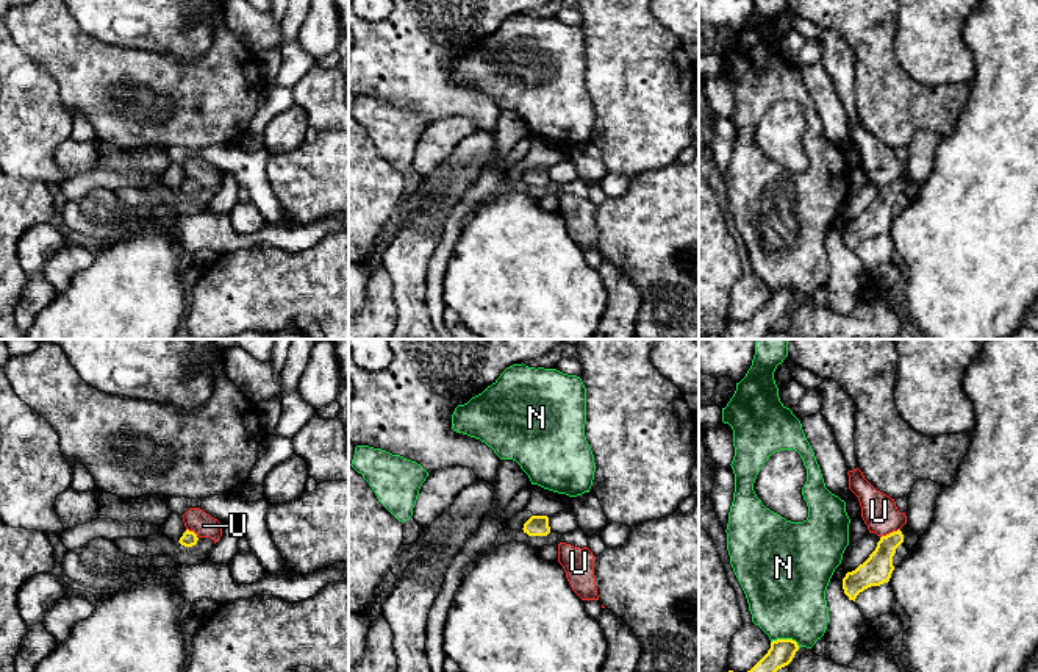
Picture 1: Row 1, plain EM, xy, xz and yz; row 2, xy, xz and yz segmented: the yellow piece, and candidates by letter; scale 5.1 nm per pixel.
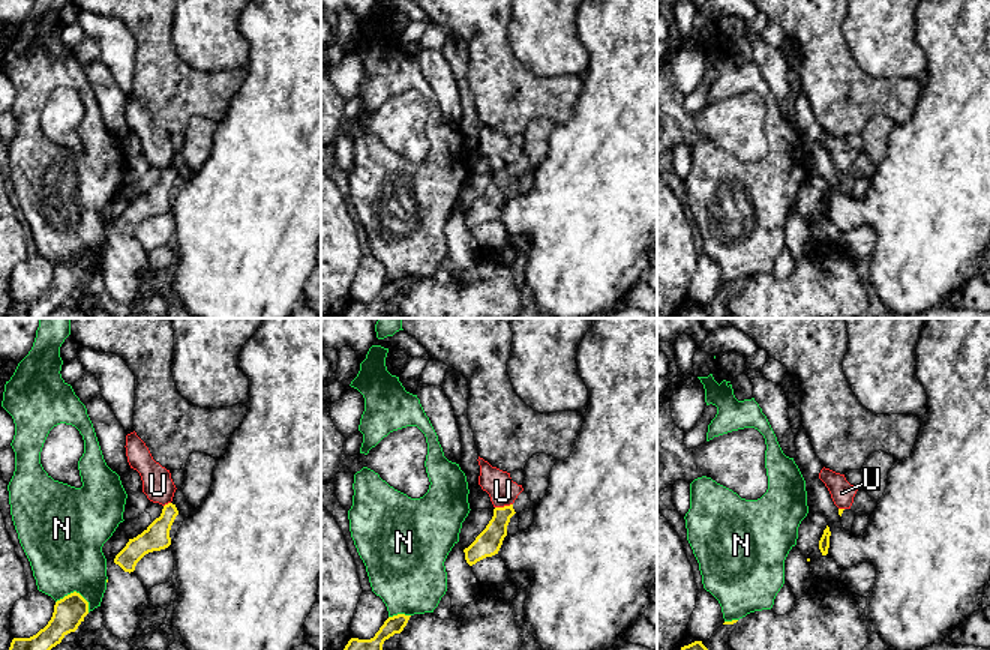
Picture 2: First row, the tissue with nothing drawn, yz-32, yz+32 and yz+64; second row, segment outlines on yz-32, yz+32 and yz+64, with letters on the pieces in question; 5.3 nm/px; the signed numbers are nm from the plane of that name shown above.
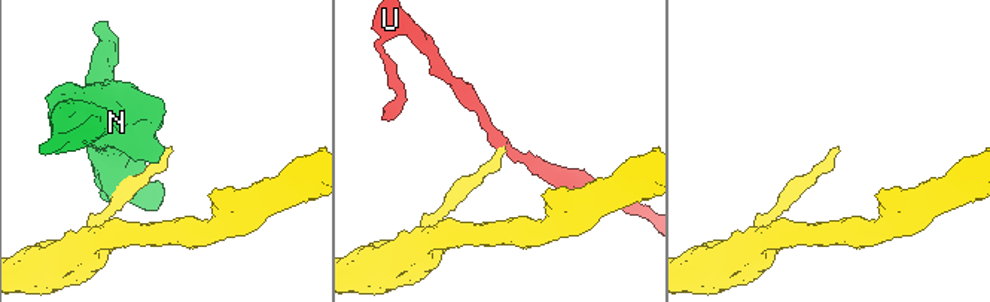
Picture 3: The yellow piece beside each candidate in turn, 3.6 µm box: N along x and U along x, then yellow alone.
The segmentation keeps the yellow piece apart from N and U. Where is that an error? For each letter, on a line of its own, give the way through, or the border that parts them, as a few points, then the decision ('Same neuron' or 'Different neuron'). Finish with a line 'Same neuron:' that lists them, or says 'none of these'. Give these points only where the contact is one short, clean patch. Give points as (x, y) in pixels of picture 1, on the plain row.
N: Boundary: yz (771, 293), (793, 289), (799, 297). Different neuron
U: Boundary: yz (899, 178), (880, 188). Different neuron
Same neuron: none of these

